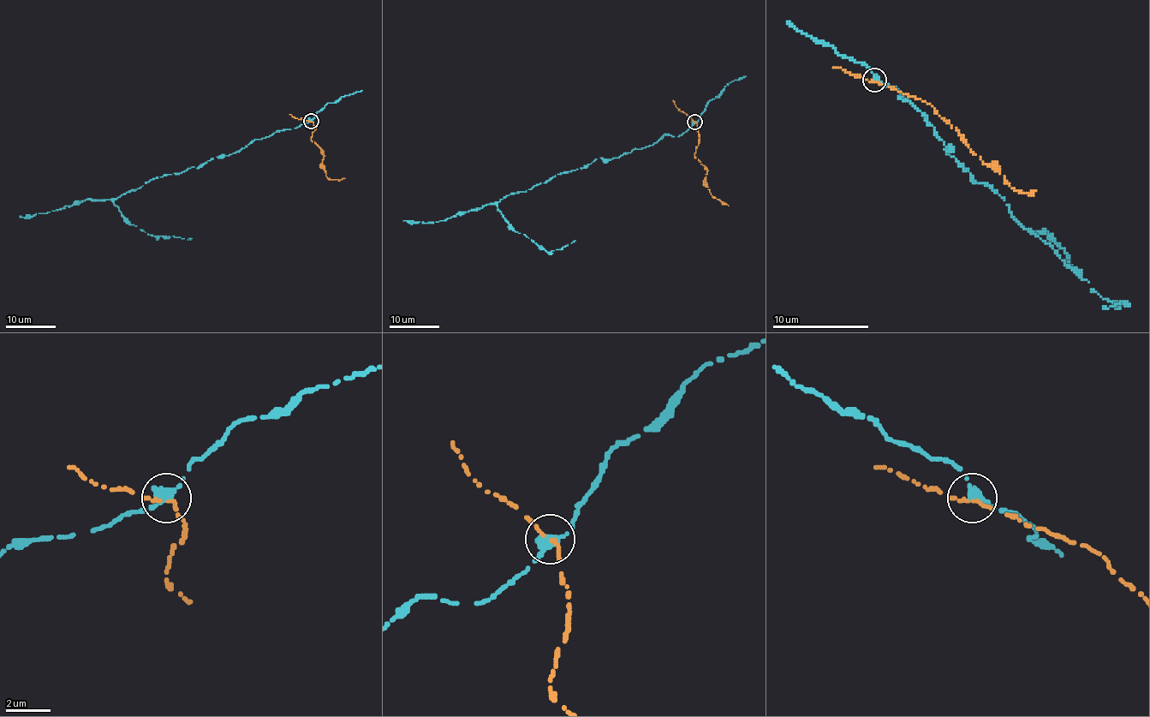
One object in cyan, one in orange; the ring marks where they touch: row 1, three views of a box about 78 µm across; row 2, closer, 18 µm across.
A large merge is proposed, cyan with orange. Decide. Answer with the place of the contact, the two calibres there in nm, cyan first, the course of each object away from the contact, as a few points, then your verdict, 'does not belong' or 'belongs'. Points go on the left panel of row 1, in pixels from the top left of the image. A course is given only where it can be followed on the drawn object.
(311, 121) | 550/200 nm | cyan via (311, 120), (252, 140), (196, 168), (152, 178), (115, 198), (131, 224), (149, 235), (192, 238) | orange via (311, 122), (316, 128), (311, 140), (317, 144), (323, 156), (322, 167), (325, 176), (330, 179), (344, 178) | does not belong

